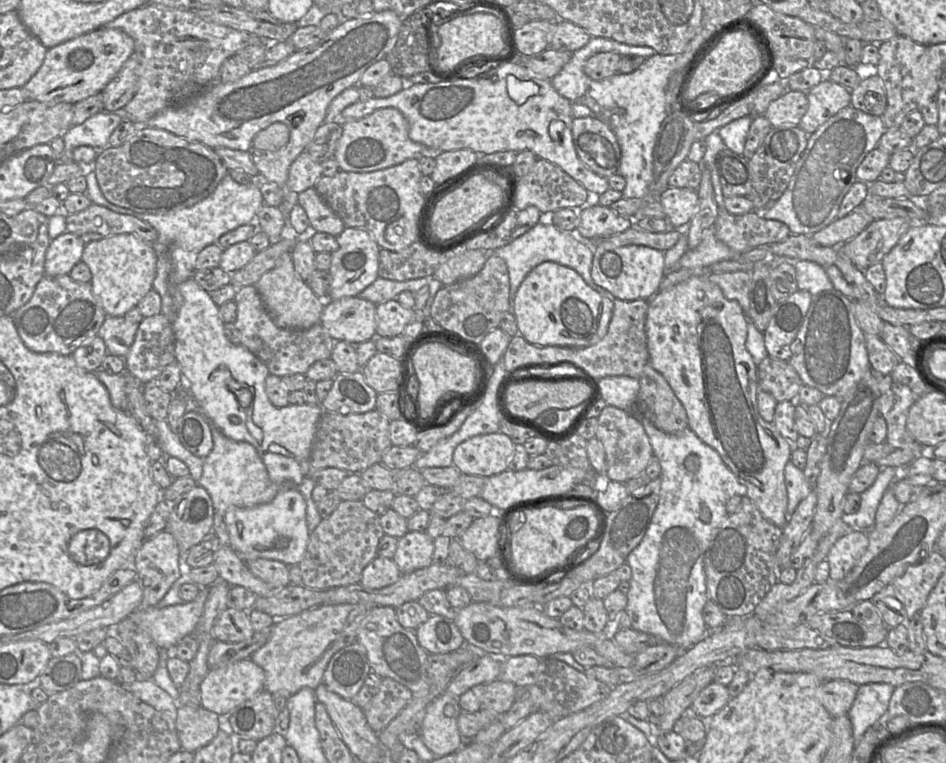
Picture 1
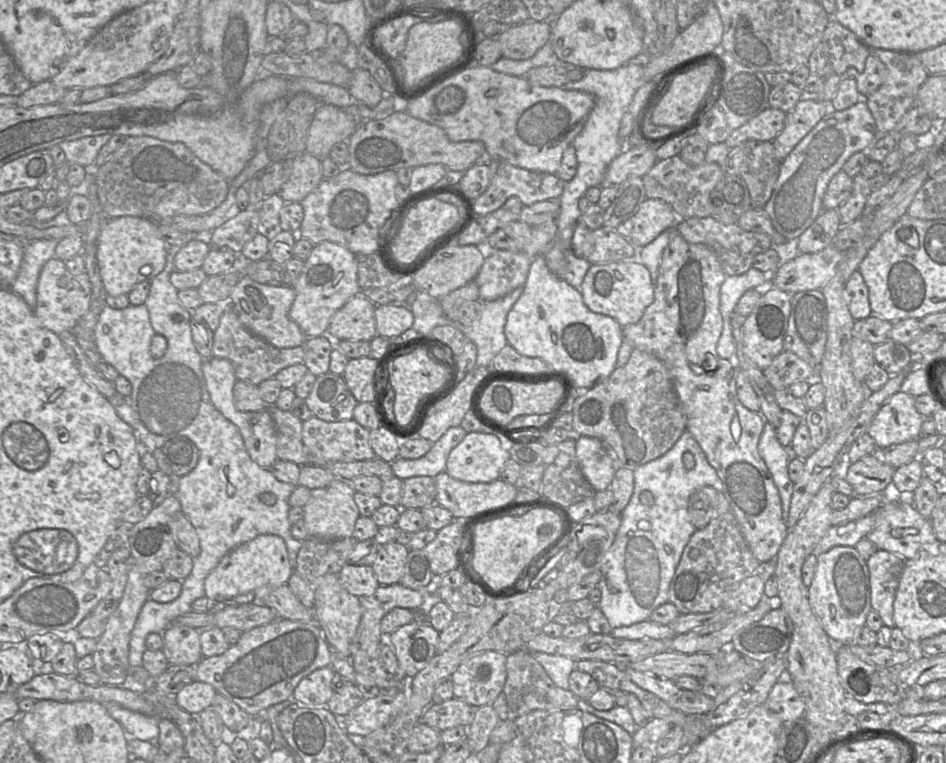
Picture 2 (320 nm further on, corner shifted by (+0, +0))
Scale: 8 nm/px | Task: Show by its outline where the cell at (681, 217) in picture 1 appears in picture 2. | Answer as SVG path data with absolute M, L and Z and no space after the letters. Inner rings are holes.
M646 198L631 219L633 230L629 240L636 248L643 248L678 221L669 204L654 198Z

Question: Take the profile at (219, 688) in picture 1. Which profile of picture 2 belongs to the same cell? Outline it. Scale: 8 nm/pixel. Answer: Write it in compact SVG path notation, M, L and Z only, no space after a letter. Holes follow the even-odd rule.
M193 681L184 686L174 698L179 707L198 716L203 710L211 708L216 694L217 691L211 684Z

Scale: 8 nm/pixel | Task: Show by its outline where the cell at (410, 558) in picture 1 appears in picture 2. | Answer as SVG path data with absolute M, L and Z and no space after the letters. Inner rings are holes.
M390 542L380 546L376 559L372 564L380 585L399 583L409 551L407 546L397 542Z

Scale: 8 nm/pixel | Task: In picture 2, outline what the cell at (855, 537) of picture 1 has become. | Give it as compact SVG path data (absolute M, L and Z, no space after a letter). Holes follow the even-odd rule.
M835 546L819 555L815 576L808 590L812 609L829 638L840 645L853 643L872 610L869 569L857 549Z

